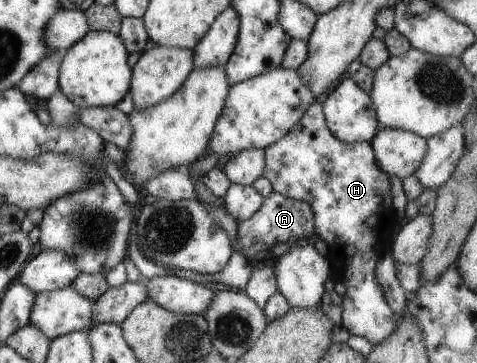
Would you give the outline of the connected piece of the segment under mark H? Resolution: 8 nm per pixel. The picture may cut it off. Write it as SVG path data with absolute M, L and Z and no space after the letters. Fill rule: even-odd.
M314 101L286 136L263 149L265 166L262 176L270 180L273 191L307 202L312 207L315 232L329 246L326 258L331 272L347 288L343 297L341 326L351 335L366 338L372 346L382 344L396 330L396 313L390 308L378 284L378 264L382 253L392 246L400 218L392 205L392 178L377 163L372 143L350 144L338 140L328 128L322 104Z

